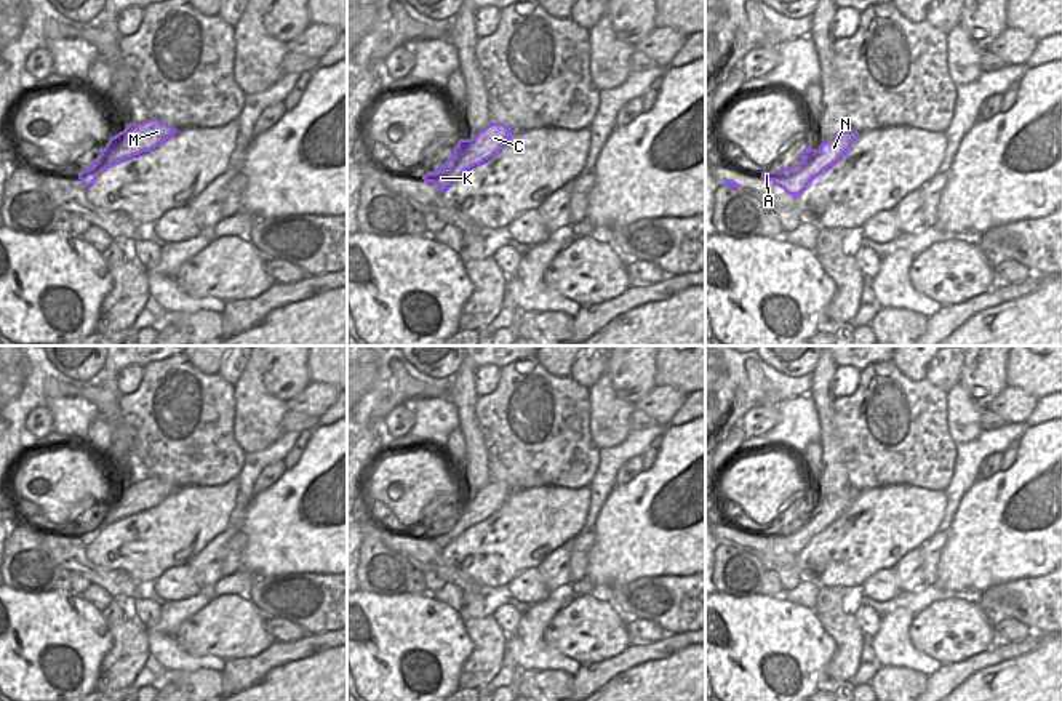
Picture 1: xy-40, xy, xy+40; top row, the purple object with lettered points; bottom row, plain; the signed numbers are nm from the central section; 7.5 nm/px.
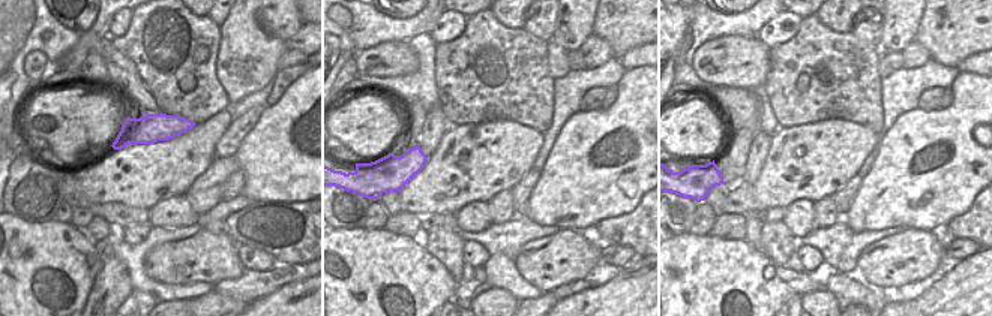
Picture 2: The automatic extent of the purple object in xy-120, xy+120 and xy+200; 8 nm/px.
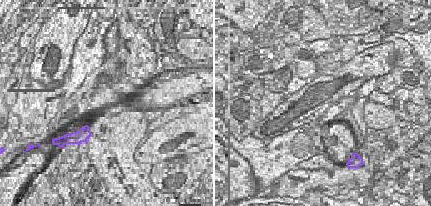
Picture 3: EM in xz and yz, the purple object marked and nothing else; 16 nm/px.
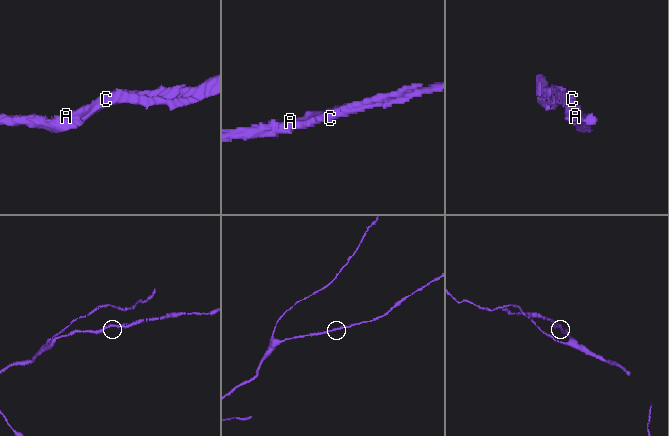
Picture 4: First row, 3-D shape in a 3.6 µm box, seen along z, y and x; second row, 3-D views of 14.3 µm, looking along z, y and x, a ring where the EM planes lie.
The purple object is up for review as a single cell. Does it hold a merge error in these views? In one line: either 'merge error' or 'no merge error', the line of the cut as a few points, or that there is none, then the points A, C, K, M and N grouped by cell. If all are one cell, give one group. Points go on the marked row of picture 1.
no merge error | no cut | A C K M N

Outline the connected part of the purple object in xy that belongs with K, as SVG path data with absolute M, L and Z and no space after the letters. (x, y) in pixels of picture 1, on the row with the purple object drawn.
M491 122L475 138L459 139L441 166L422 174L424 182L433 182L443 192L462 173L497 154L510 136L512 131L504 123Z

